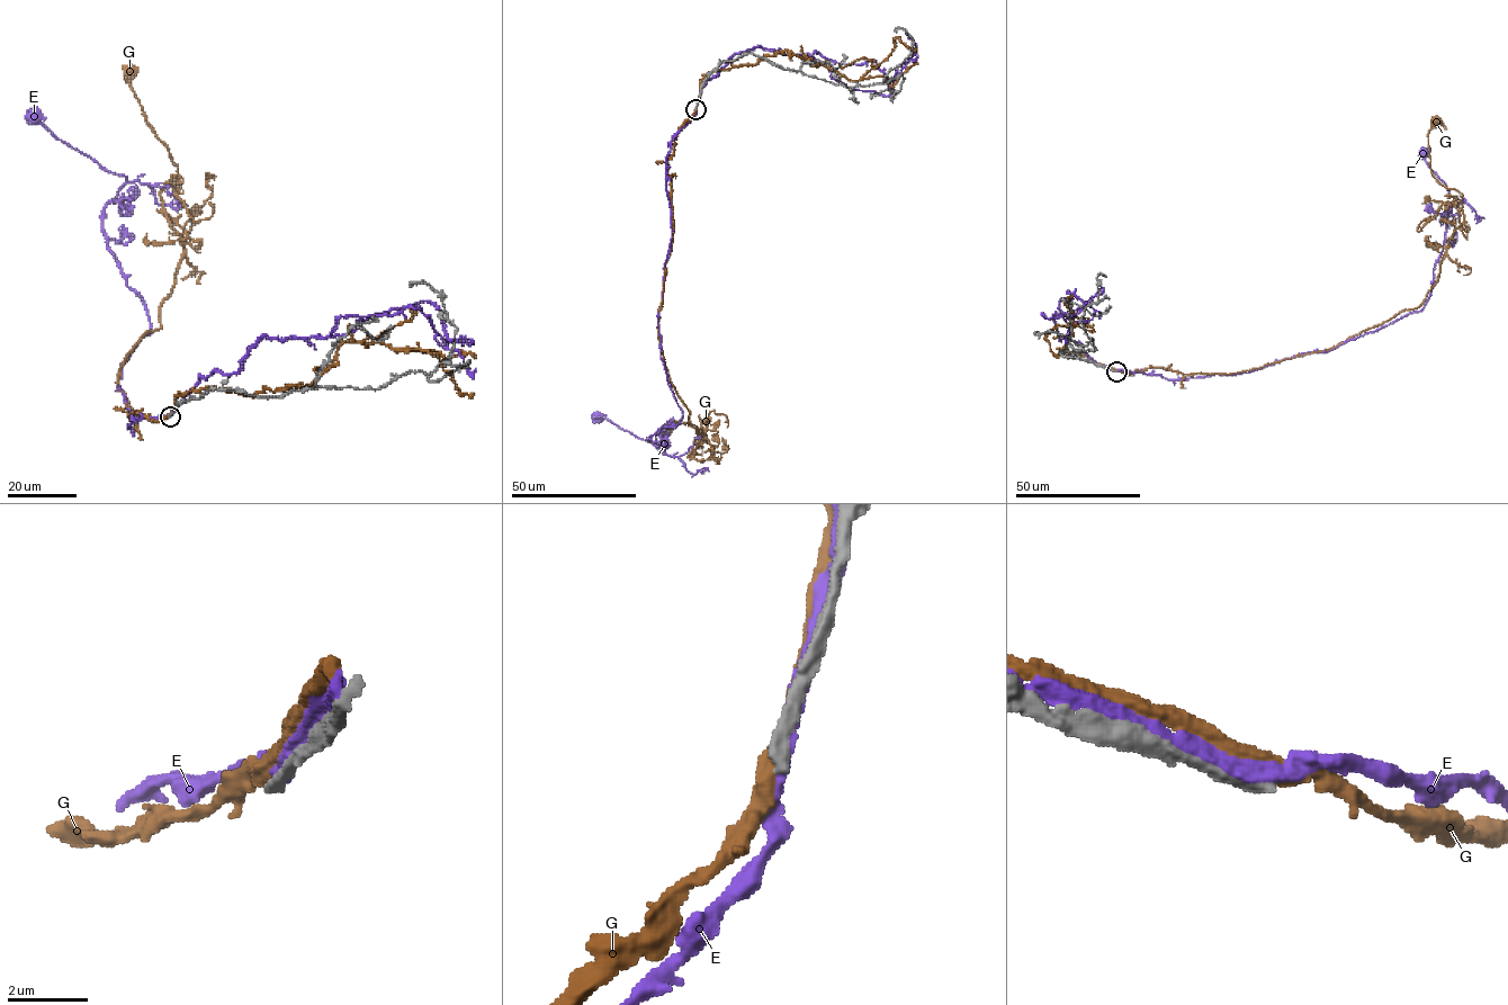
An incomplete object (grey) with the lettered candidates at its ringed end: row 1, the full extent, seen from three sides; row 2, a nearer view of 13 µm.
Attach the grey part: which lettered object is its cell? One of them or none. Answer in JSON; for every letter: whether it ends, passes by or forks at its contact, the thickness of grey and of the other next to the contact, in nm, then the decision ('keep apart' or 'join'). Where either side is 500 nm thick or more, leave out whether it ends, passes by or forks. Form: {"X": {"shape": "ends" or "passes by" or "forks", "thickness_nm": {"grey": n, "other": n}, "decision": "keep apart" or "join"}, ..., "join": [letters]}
{"E": {"shape": "passes by", "thickness_nm": {"grey": 300, "other": 380}, "decision": "keep apart"}, "G": {"shape": "passes by", "thickness_nm": {"grey": 320, "other": 440}, "decision": "keep apart"}, "join": []}

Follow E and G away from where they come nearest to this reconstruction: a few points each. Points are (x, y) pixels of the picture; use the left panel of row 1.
E: (171, 414), (128, 429), (116, 388), (151, 332), (102, 229), (126, 177), (32, 116)
G: (169, 416), (134, 421), (117, 387), (124, 359), (160, 328), (183, 240), (160, 195), (177, 165), (129, 72)

